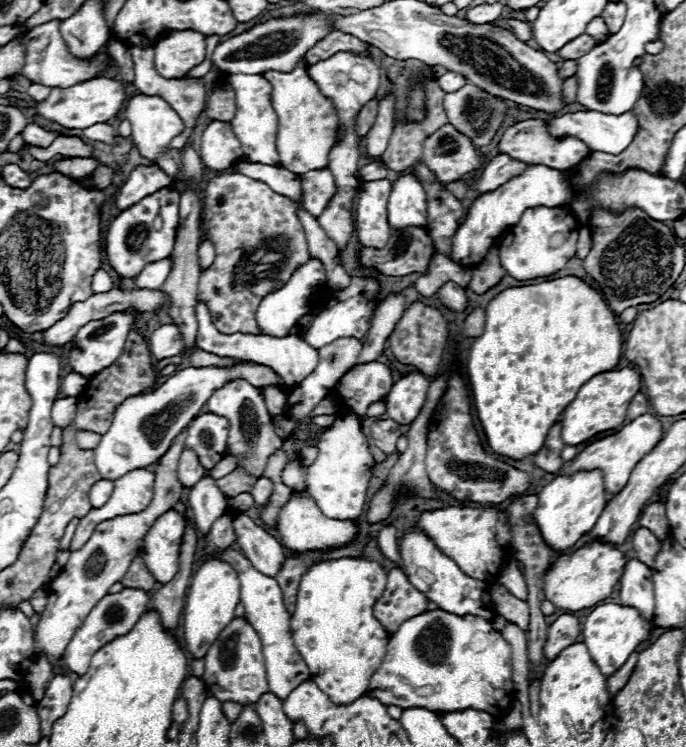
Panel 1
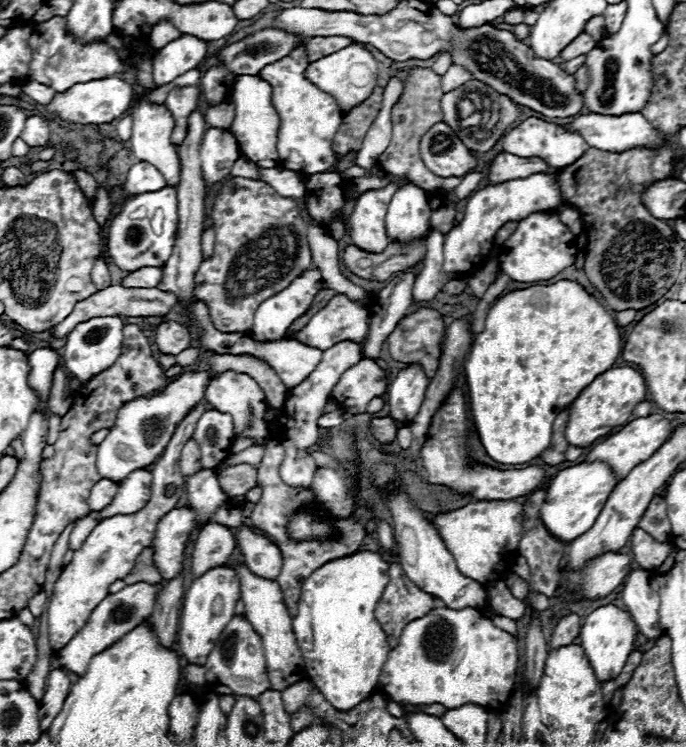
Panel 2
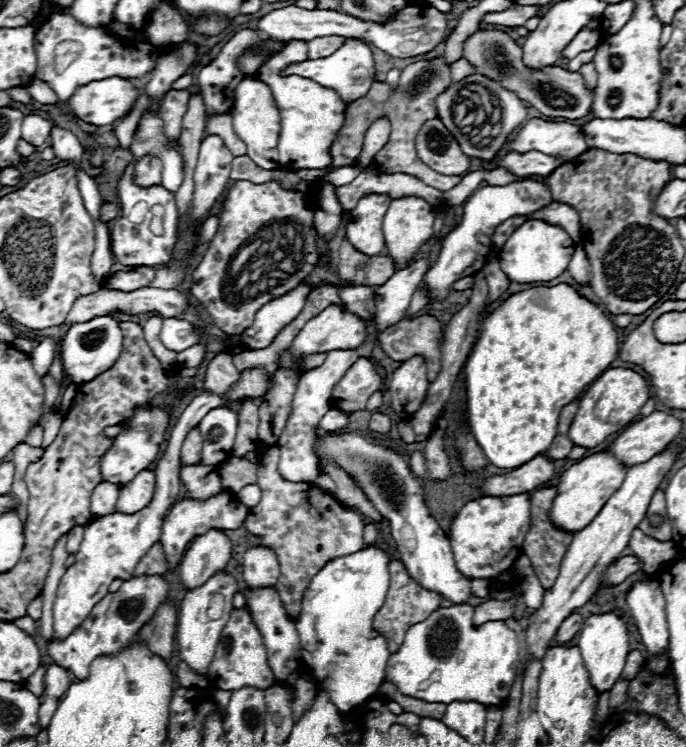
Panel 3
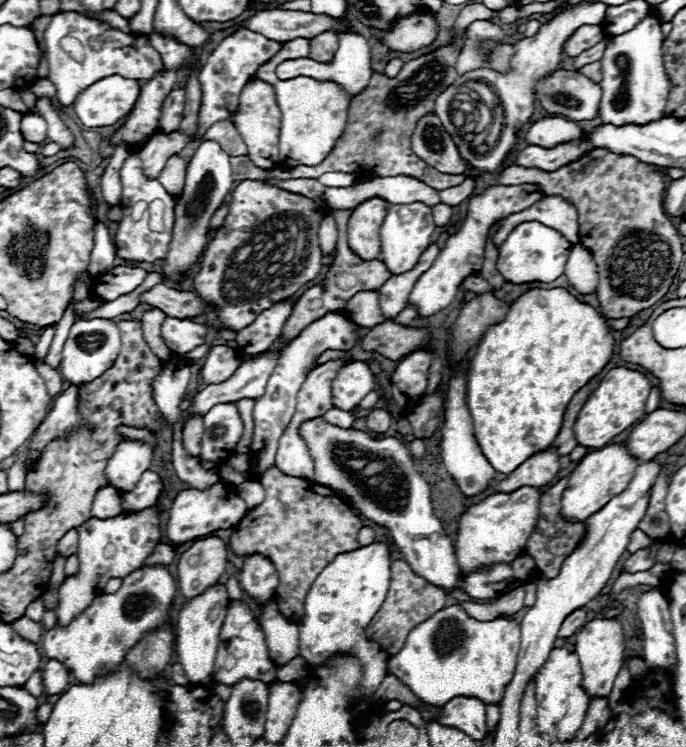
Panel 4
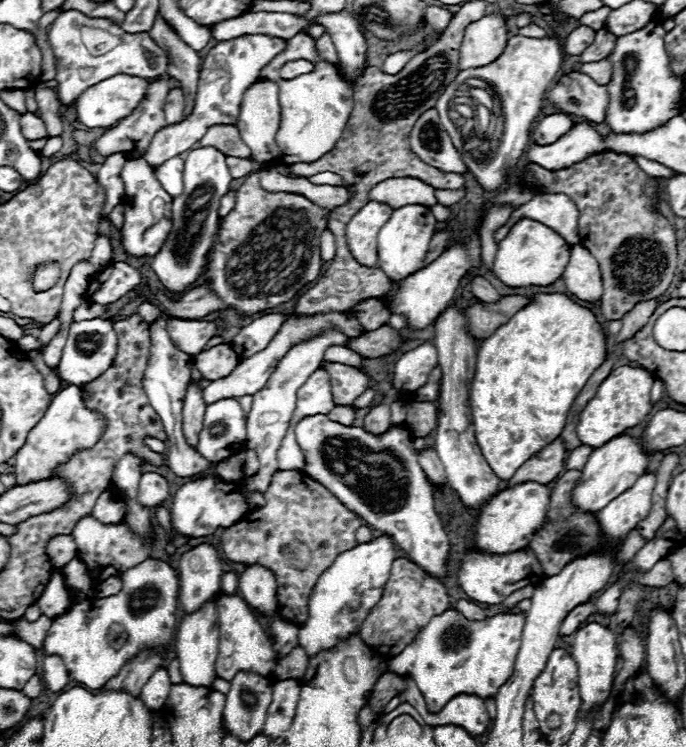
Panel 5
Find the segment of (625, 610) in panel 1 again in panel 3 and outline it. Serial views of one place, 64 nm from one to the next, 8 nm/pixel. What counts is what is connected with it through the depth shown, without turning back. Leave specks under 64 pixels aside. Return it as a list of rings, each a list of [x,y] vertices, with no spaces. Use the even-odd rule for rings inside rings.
[[[604,612],[604,614],[592,614],[584,620],[582,630],[578,634],[578,648],[582,652],[586,670],[590,672],[590,682],[598,692],[610,690],[616,680],[622,674],[622,668],[626,664],[626,656],[630,652],[630,632],[628,624],[616,616],[614,612]]]

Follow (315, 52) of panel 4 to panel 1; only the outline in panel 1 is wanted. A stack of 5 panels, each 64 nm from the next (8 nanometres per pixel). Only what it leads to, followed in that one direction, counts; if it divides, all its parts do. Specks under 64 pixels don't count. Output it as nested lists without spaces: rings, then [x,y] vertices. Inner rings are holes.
[[[334,30],[330,36],[326,36],[326,40],[320,40],[308,54],[306,54],[306,62],[308,64],[316,64],[320,60],[326,60],[338,52],[354,52],[354,54],[364,54],[364,56],[372,56],[370,54],[370,44],[362,42],[360,38]]]

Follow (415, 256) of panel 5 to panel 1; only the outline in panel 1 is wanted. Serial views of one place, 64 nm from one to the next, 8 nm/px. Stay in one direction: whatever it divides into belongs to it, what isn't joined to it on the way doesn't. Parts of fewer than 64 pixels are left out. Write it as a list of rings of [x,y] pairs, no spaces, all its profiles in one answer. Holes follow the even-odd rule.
[[[412,174],[400,176],[392,182],[392,192],[388,198],[390,226],[426,226],[426,192]]]

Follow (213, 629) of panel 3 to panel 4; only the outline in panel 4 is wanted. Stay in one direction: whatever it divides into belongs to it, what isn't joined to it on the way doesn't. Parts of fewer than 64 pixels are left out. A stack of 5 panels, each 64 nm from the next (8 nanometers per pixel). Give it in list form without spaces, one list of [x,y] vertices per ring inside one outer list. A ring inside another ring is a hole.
[[[216,582],[206,592],[184,602],[184,606],[178,612],[178,620],[176,620],[176,628],[174,628],[176,630],[176,654],[178,654],[178,662],[184,666],[184,672],[192,684],[210,682],[214,660],[216,660],[216,648],[218,648],[218,640],[220,640],[220,628],[226,618],[228,602],[230,602],[230,596],[228,596],[226,584]],[[214,604],[222,604],[222,610],[216,620],[210,618],[210,608]]]

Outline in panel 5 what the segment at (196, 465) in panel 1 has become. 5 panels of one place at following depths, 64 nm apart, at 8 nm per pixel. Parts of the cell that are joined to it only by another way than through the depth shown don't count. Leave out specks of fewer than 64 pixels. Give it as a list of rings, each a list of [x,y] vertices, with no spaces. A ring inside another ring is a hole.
[[[190,382],[184,396],[182,416],[184,416],[184,436],[192,448],[198,446],[198,434],[202,430],[204,410],[206,410],[206,404],[202,400],[202,390],[194,382]]]

